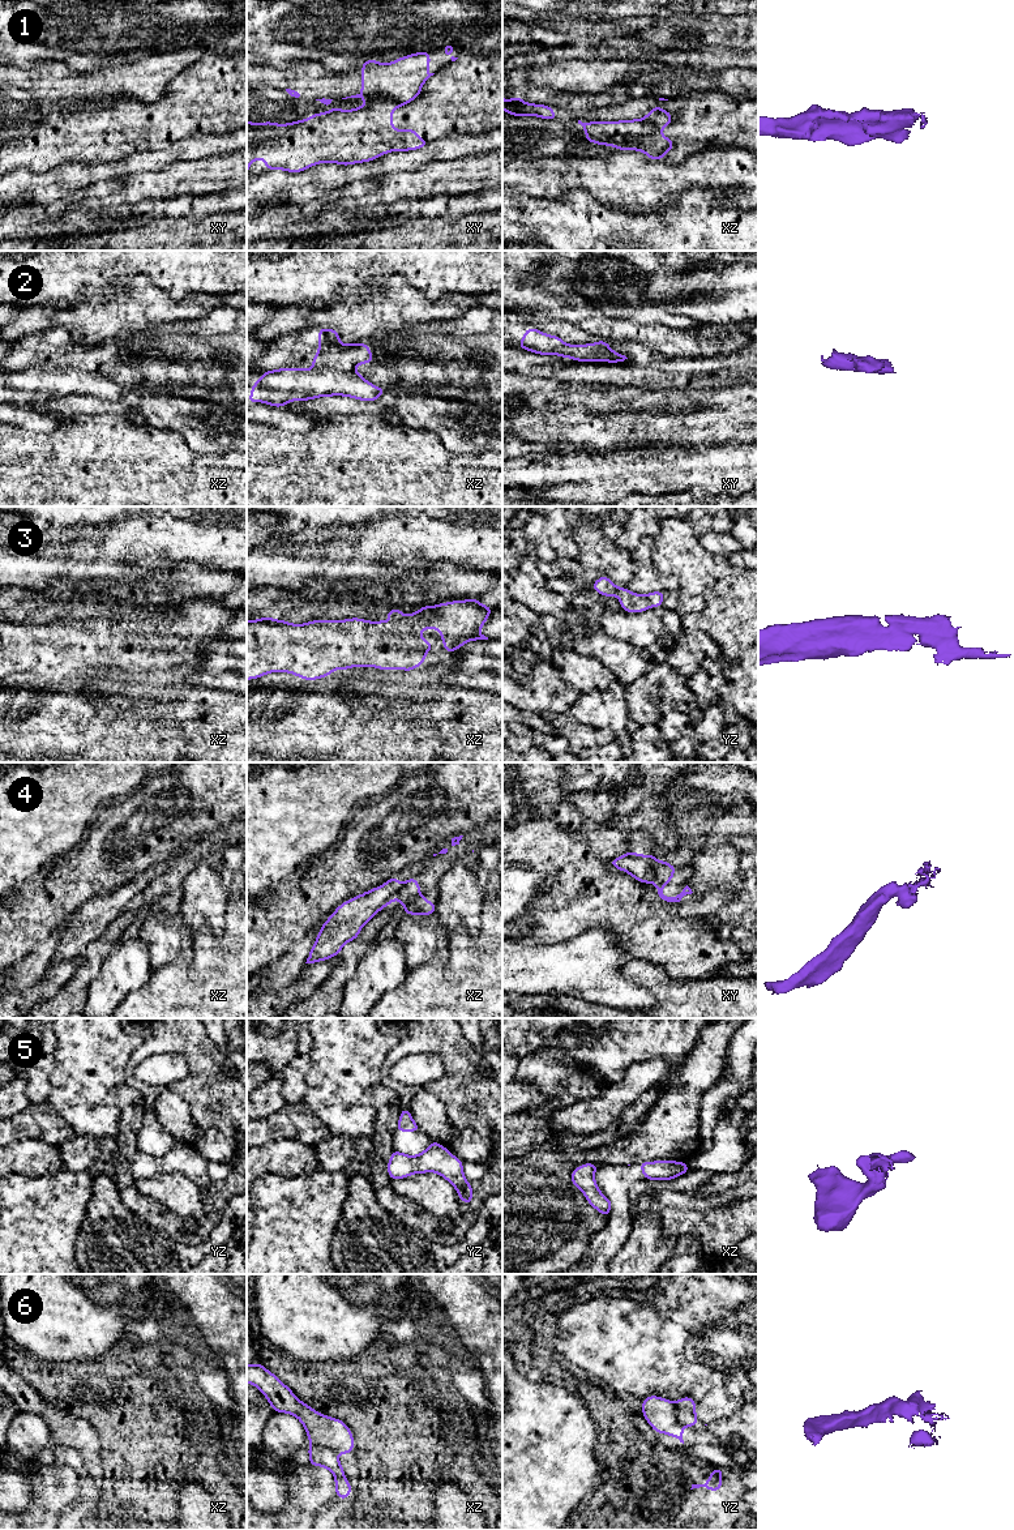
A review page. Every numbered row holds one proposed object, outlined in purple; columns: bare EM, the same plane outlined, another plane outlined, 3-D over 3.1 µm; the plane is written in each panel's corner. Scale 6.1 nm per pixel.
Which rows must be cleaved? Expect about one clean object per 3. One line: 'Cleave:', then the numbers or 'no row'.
Cleave: 1, 2, 4, 5, 6

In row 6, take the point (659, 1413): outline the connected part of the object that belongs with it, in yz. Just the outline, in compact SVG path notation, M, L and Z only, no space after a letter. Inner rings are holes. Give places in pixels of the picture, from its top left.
M649 1396L643 1399L641 1411L655 1432L676 1437L684 1444L684 1426L675 1415L675 1402L658 1396Z

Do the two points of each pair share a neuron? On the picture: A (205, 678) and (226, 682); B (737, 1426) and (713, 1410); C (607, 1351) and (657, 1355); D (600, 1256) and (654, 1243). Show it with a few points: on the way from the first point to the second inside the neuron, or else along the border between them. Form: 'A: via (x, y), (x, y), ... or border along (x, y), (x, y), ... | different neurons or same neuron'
A: via (210, 679), (221, 680) | same neuron
B: border along (724, 1417), (707, 1424) | different neurons
C: via (619, 1351), (636, 1351), (645, 1355) | same neuron
D: border along (633, 1225), (627, 1242), (610, 1260) | different neurons

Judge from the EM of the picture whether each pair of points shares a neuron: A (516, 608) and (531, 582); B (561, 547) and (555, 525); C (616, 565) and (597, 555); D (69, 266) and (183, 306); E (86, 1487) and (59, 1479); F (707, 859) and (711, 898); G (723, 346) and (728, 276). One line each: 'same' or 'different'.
A: different
B: same
C: same
D: different
E: different
F: different
G: different

